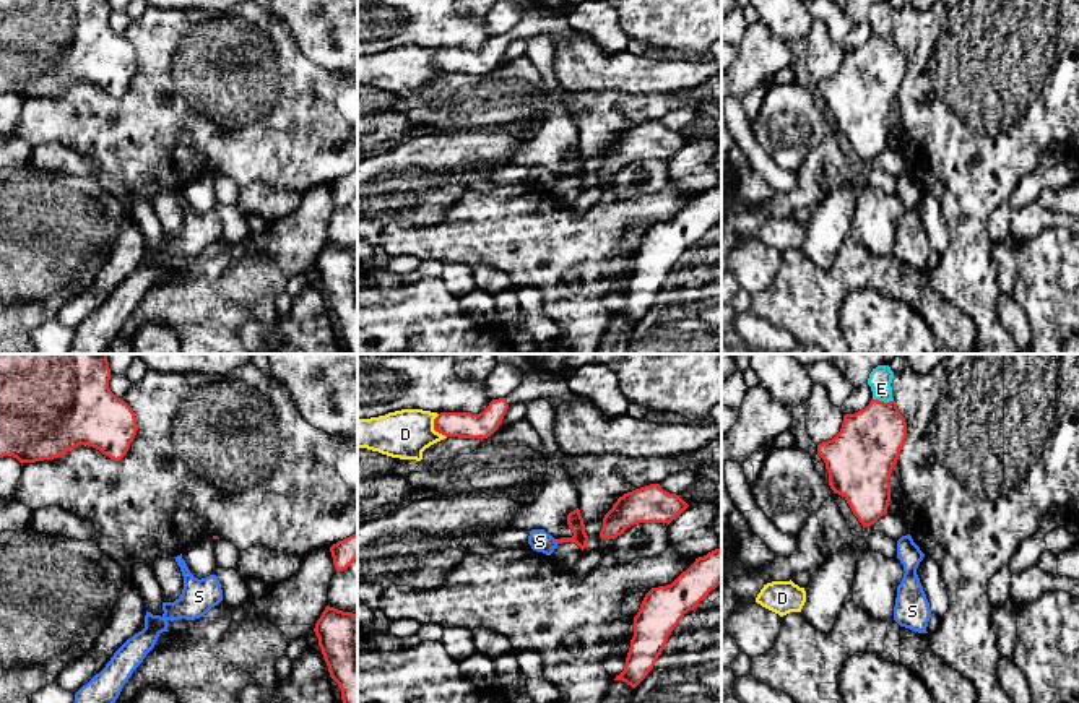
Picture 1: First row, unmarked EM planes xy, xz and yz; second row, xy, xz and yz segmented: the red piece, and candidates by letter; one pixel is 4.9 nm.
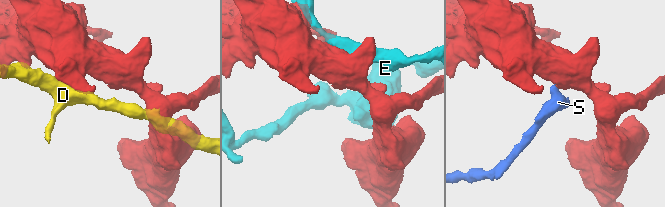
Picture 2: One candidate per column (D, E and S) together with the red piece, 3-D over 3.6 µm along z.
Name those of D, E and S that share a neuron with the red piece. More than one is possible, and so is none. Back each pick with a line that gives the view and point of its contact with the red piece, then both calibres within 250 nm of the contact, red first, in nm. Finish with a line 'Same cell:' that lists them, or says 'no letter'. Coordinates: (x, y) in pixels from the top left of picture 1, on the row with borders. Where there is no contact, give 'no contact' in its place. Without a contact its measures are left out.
Same cell: no letter

